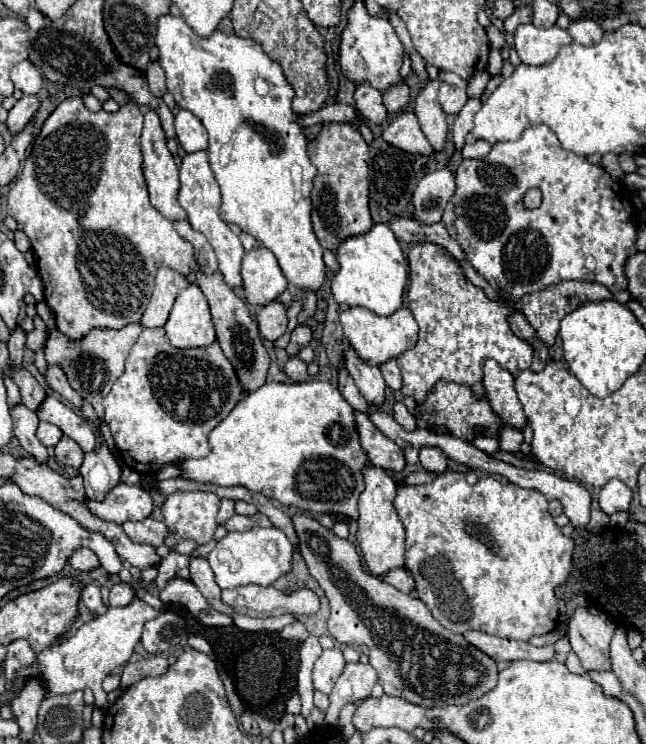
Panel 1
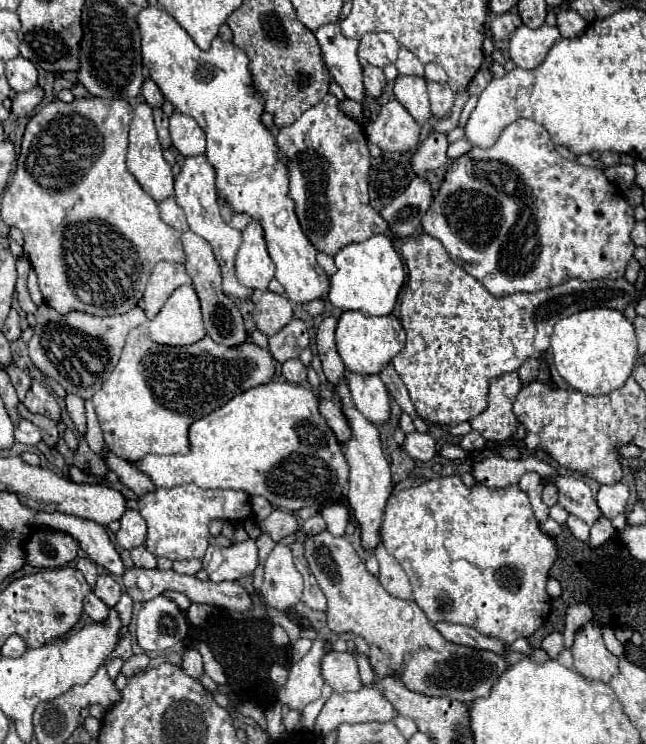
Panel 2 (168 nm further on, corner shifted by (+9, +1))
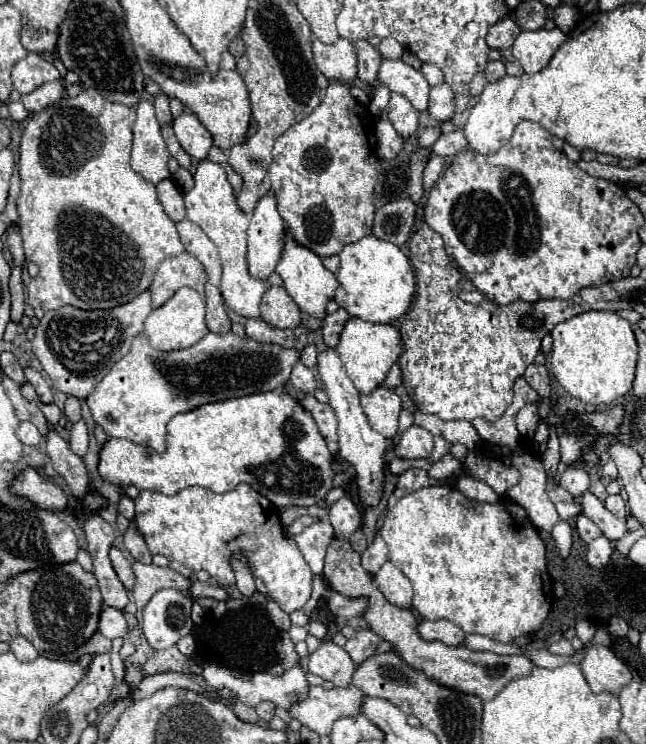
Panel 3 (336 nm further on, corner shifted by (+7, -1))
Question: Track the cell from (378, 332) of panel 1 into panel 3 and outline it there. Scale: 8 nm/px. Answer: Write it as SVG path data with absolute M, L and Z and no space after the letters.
M351 318L341 332L337 352L359 394L369 394L373 392L373 388L379 388L383 384L389 368L401 358L403 340L399 330L391 324L373 324L361 318Z

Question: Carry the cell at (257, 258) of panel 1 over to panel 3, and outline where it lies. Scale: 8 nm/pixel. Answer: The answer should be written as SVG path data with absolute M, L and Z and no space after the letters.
M275 192L263 194L251 214L247 242L247 262L249 274L255 278L267 278L275 272L285 246L285 222L277 212Z

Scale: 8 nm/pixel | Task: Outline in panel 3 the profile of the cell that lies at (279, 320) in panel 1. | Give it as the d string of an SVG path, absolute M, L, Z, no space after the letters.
M271 286L261 300L261 318L275 328L297 328L301 324L301 310L285 288Z

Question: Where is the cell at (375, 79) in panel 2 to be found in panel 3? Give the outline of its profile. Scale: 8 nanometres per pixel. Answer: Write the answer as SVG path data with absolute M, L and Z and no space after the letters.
M357 40L353 42L355 54L357 54L357 78L373 84L377 80L377 70L381 64L381 54L375 46L369 44L369 40Z

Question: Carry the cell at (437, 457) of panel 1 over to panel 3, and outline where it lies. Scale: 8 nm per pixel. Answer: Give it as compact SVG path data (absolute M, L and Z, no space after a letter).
M409 426L403 434L399 444L384 456L385 469L392 459L401 458L427 458L433 450L433 434L421 426Z

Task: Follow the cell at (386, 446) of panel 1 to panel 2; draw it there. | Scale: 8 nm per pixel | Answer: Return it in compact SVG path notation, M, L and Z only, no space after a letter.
M323 398L323 400L321 400L319 410L321 410L323 418L327 420L327 424L333 428L333 432L335 432L337 440L339 440L341 444L349 442L349 438L351 438L351 426L349 426L349 422L347 422L347 418L345 418L345 414L343 414L341 406L337 406L335 402L331 402L331 400L325 400L325 398Z

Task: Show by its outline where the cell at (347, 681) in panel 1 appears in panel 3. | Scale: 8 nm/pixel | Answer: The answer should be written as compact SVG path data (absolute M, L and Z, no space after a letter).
M323 640L321 646L309 656L309 672L333 682L335 686L349 686L355 672L355 662L351 656L331 640Z

